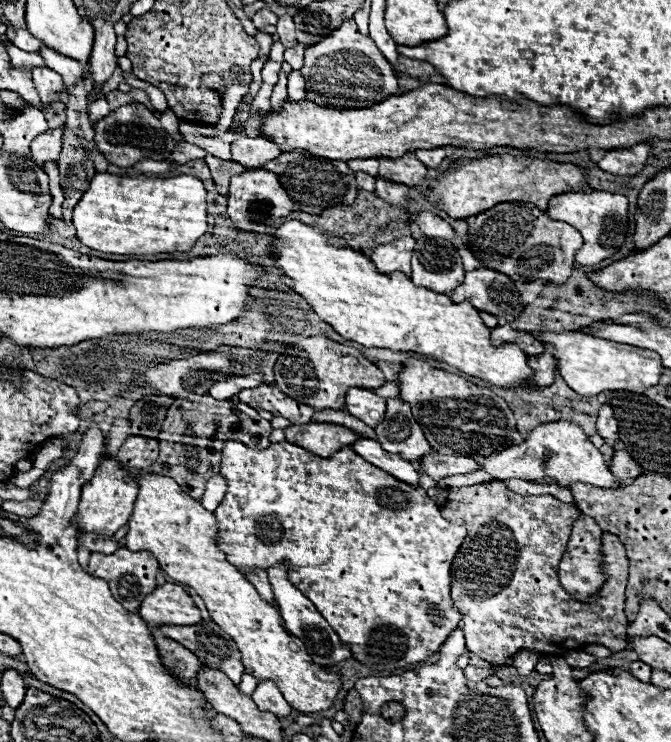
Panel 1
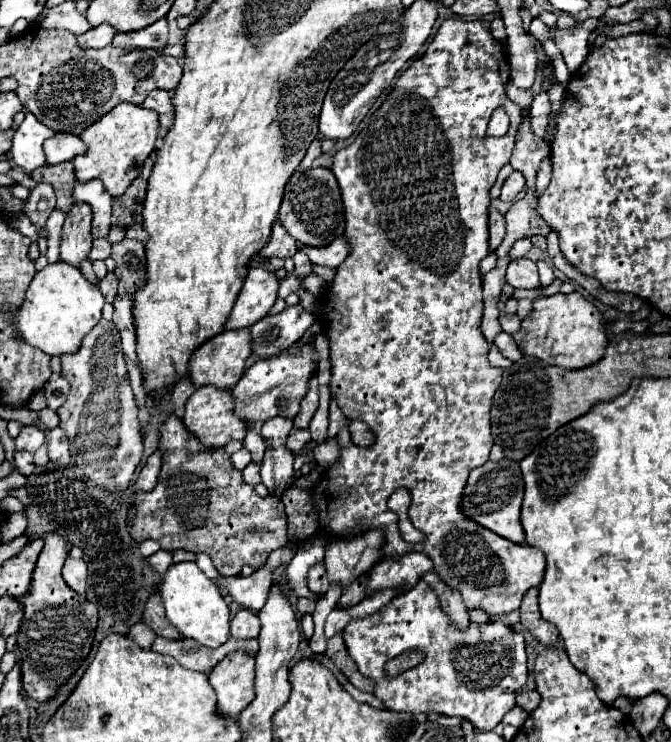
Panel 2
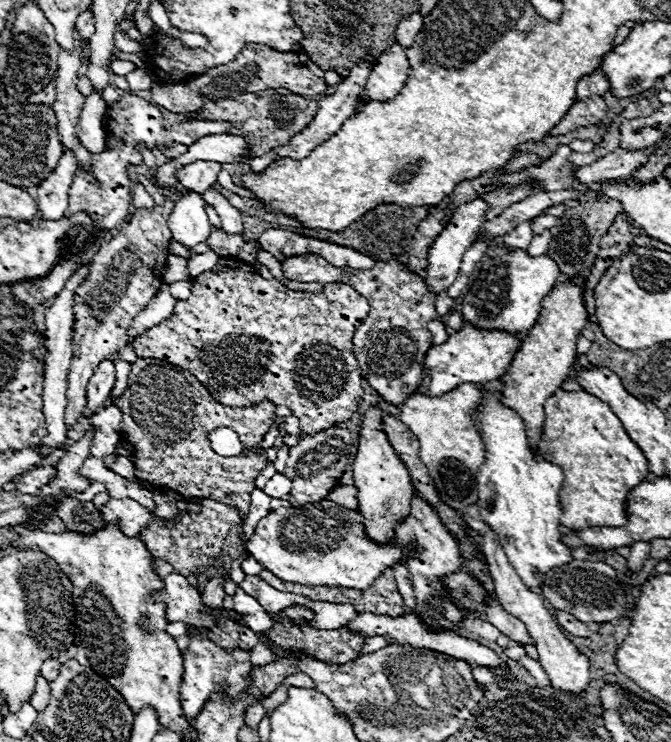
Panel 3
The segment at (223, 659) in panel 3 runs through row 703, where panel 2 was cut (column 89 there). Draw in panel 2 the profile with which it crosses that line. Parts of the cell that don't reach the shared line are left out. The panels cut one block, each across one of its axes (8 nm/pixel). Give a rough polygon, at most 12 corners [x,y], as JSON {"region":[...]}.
{"region":[[76,182],[74,204],[92,206],[92,236],[110,230],[112,196],[102,182]]}

